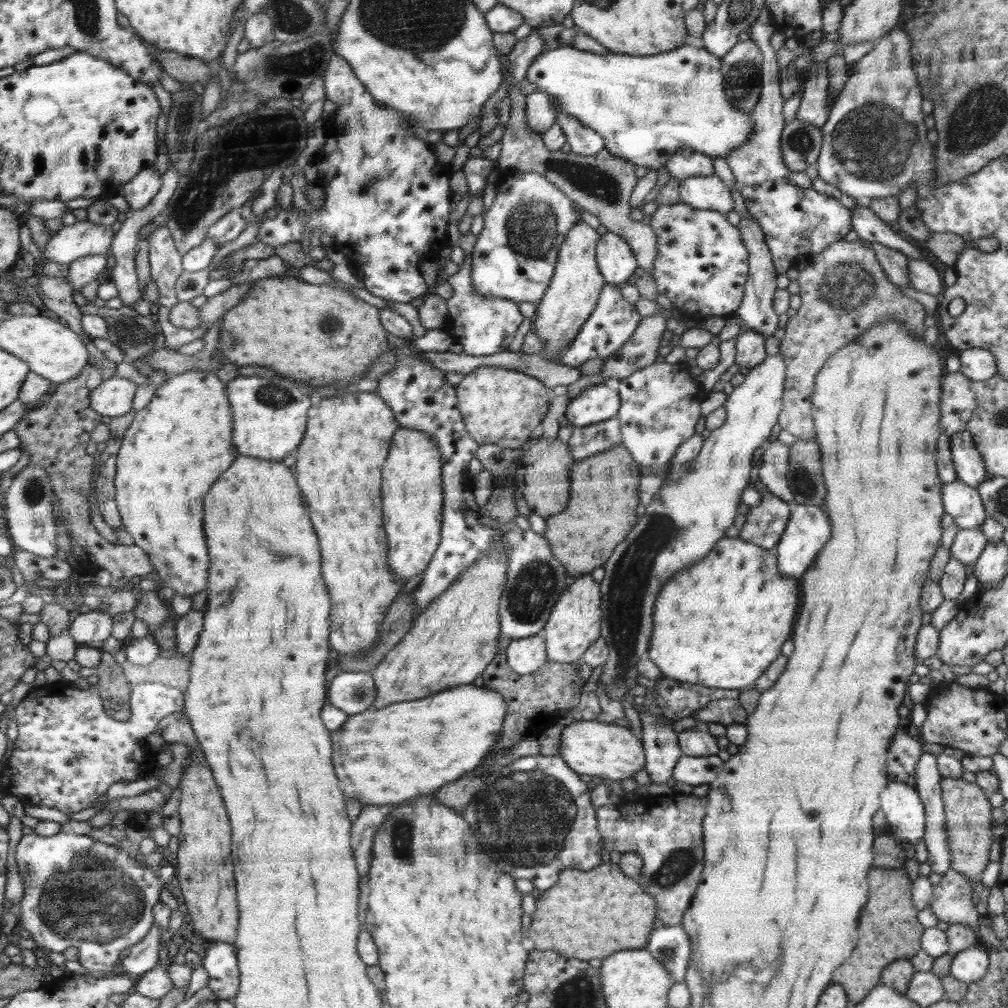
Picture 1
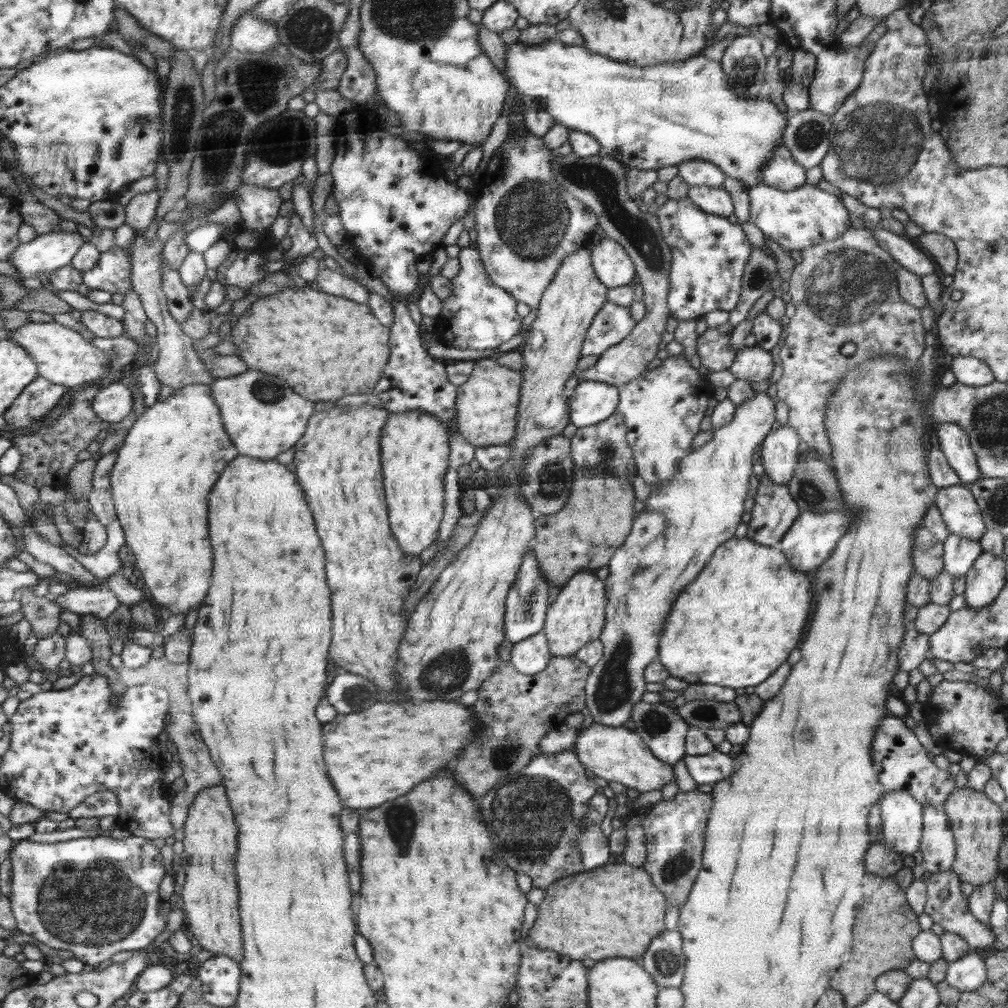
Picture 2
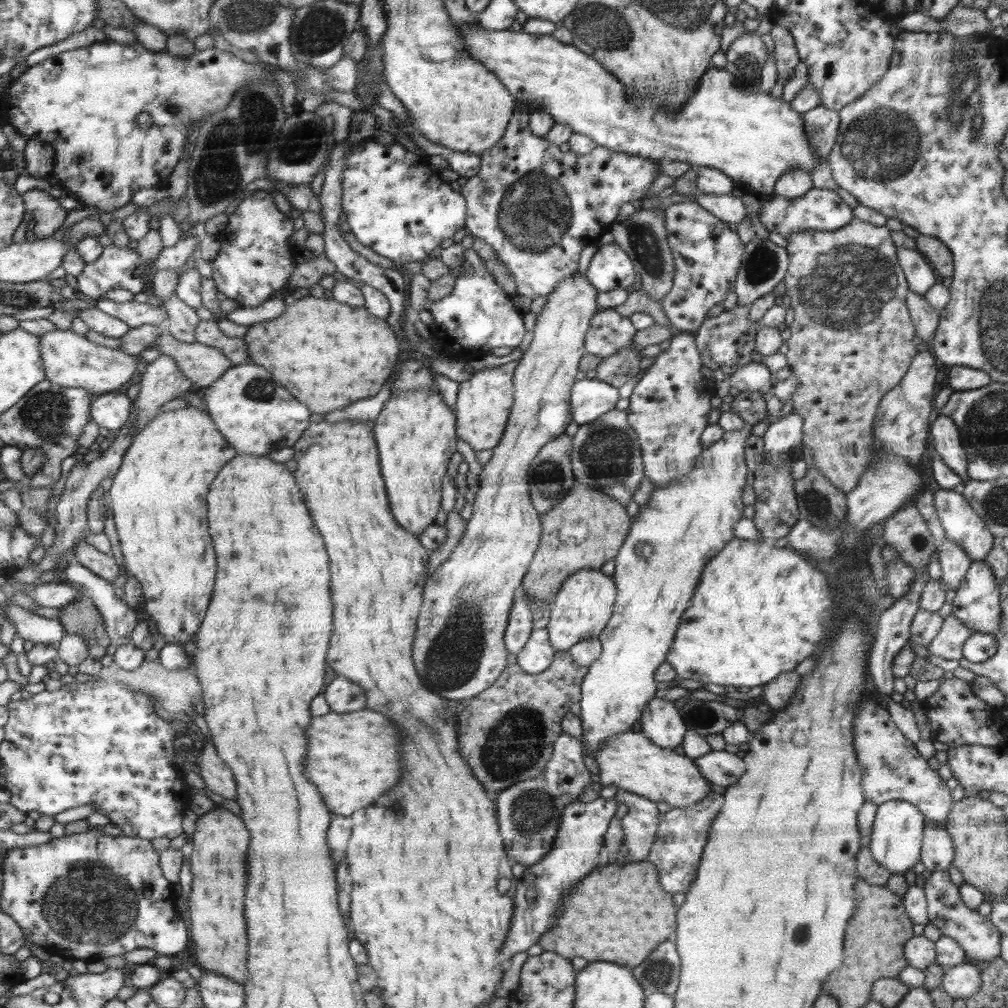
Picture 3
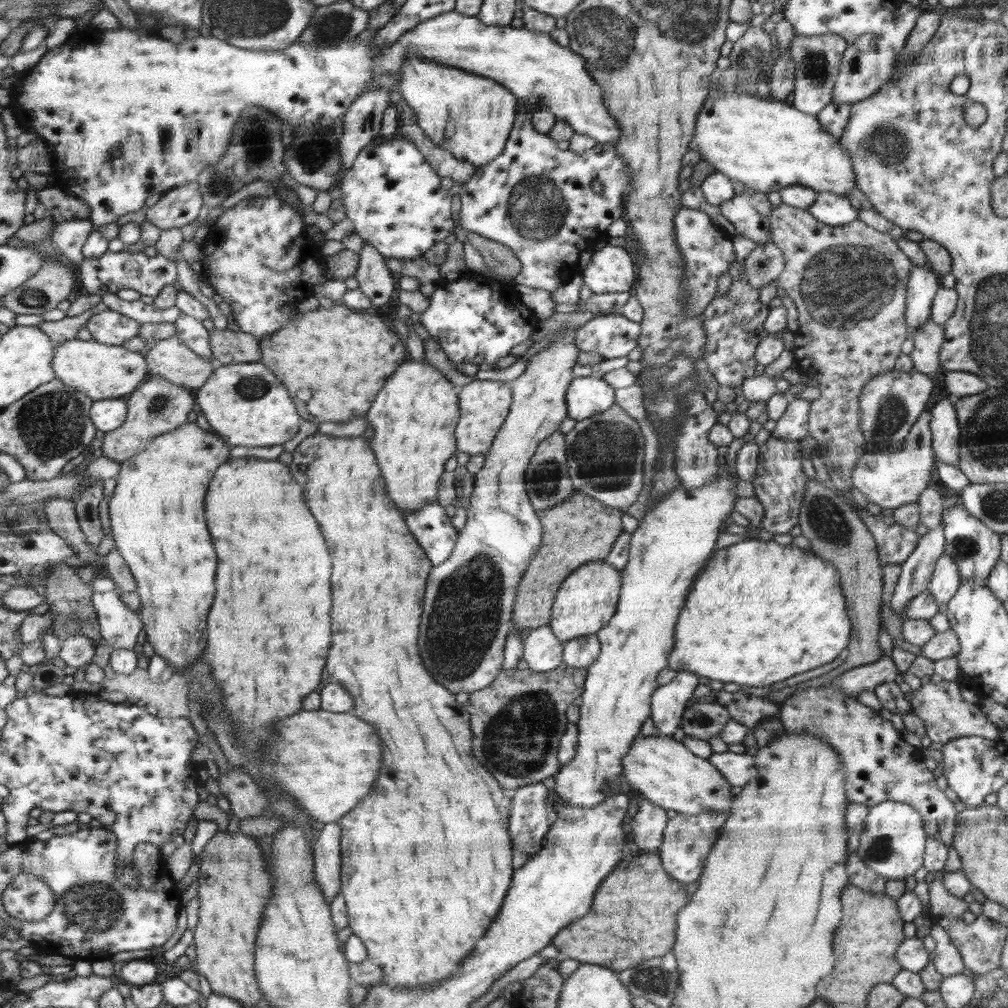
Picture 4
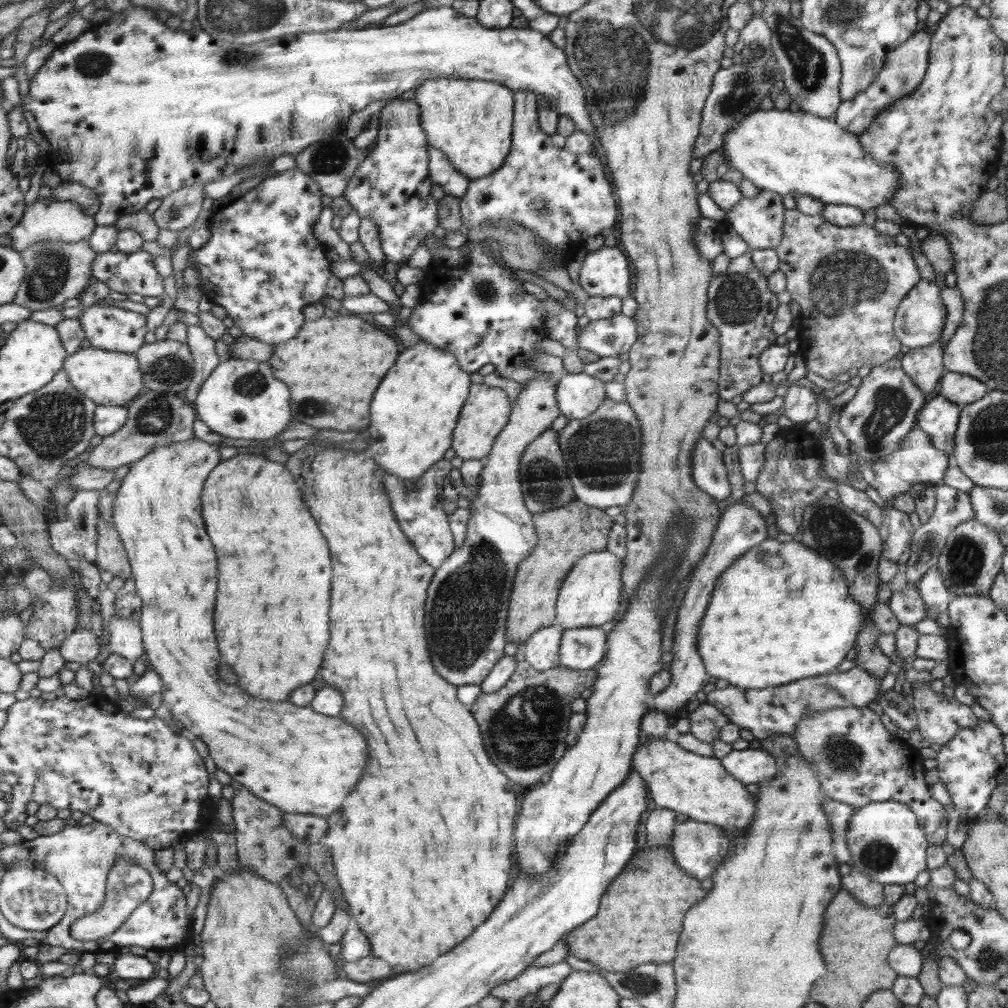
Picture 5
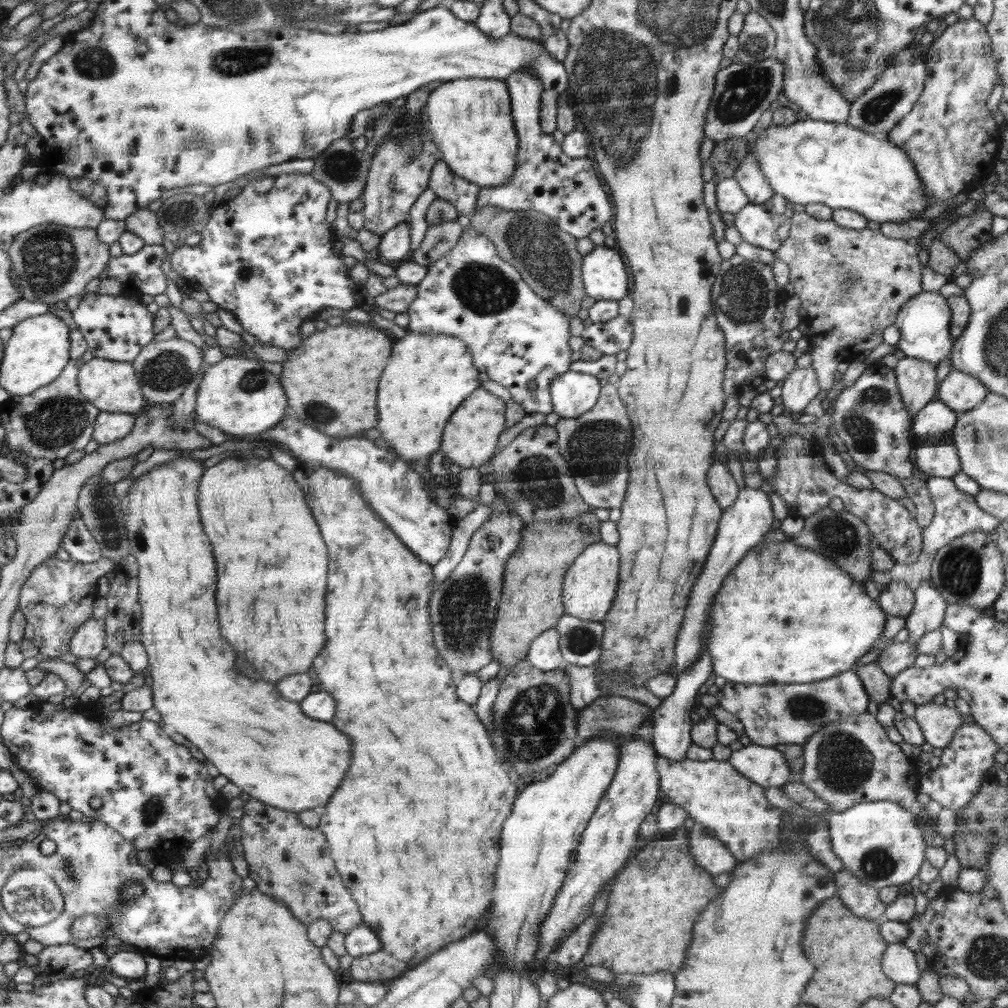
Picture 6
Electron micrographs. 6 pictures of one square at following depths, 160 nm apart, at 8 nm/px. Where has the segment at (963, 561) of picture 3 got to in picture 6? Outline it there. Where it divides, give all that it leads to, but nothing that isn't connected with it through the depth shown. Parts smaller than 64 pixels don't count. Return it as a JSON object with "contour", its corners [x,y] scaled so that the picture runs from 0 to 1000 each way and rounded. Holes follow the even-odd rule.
{"contour":[[[917,575],[914,580],[908,585],[908,598],[907,603],[903,606],[903,609],[898,613],[898,622],[902,626],[902,635],[905,639],[909,639],[909,646],[910,646],[910,639],[913,633],[917,631],[917,628],[925,626],[927,624],[931,624],[936,616],[938,611],[938,605],[939,604],[939,597],[931,589],[931,586],[924,580],[923,575]]]}

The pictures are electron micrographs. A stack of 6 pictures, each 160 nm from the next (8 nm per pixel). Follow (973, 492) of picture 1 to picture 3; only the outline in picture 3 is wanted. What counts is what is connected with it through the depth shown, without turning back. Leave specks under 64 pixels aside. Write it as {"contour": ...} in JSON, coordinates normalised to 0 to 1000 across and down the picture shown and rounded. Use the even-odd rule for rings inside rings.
{"contour":[[[934,484],[926,493],[938,535],[950,539],[963,558],[977,556],[987,533],[956,491],[946,485]]]}

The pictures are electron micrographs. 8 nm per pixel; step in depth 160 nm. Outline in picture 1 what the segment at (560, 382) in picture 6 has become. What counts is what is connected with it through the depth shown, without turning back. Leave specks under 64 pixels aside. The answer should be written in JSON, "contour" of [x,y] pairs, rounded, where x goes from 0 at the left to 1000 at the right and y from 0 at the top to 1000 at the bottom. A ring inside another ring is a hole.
{"contour":[[[597,379],[577,387],[563,402],[561,413],[570,425],[593,421],[612,413],[615,395],[613,387],[603,385],[603,380]]]}

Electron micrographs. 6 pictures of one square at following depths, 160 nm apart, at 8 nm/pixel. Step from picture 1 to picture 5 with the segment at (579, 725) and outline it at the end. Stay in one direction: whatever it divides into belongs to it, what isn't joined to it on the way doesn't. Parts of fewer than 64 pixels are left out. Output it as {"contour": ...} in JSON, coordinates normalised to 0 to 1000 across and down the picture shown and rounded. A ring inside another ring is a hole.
{"contour":[[[661,732],[649,733],[633,740],[629,752],[627,752],[626,764],[633,766],[644,778],[647,796],[653,800],[653,803],[669,804],[671,807],[683,809],[684,812],[692,815],[705,815],[716,819],[723,832],[737,829],[739,821],[743,821],[747,817],[749,796],[746,789],[740,784],[740,779],[736,775],[726,772],[726,769],[718,764],[713,752],[692,749],[679,744],[673,737],[665,736]]]}

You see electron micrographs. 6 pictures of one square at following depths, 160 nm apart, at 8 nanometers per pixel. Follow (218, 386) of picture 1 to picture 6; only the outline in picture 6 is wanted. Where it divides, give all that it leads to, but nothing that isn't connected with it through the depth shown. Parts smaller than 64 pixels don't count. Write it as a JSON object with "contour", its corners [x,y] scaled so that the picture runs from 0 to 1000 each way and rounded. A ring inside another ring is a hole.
{"contour":[[[187,452],[155,461],[128,484],[125,496],[121,500],[126,535],[128,536],[130,549],[135,553],[138,562],[138,597],[141,599],[140,638],[146,647],[147,661],[150,663],[152,701],[159,706],[162,718],[169,721],[170,725],[185,731],[190,739],[200,745],[200,748],[204,750],[208,760],[215,768],[223,770],[226,775],[234,778],[239,786],[245,786],[250,793],[295,808],[304,804],[319,803],[323,800],[323,796],[327,794],[327,790],[333,786],[337,776],[341,774],[343,764],[347,762],[347,750],[349,750],[347,732],[343,728],[337,728],[328,716],[321,716],[302,708],[301,703],[298,702],[298,697],[288,696],[288,694],[280,692],[272,679],[262,677],[262,675],[248,675],[244,671],[234,671],[234,647],[220,633],[216,617],[214,617],[214,595],[212,595],[212,589],[214,589],[214,558],[212,558],[212,552],[210,552],[210,542],[208,542],[208,538],[206,538],[206,534],[200,526],[198,514],[196,514],[197,502],[194,502],[194,488],[197,488],[196,478],[200,476],[202,467],[200,466],[200,458],[190,456],[190,453]]]}

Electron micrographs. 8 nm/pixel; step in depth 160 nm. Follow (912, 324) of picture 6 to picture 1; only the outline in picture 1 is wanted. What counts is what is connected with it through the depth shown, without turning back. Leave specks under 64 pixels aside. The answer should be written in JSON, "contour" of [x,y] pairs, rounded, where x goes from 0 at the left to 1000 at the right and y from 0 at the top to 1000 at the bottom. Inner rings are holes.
{"contour":[[[851,204],[846,207],[845,212],[846,225],[853,237],[872,240],[881,246],[892,248],[901,257],[915,257],[915,251],[910,244],[883,227],[883,223],[869,214],[869,211],[862,205]]]}

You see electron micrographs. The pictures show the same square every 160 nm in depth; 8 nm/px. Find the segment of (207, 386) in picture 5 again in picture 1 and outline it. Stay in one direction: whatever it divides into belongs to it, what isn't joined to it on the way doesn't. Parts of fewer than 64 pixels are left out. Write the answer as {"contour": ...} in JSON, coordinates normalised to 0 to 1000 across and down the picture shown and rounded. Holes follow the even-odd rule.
{"contour":[[[234,374],[225,379],[226,396],[234,417],[234,444],[242,452],[280,457],[296,444],[304,433],[304,409],[315,393],[308,395],[302,385],[292,383],[284,374]]]}

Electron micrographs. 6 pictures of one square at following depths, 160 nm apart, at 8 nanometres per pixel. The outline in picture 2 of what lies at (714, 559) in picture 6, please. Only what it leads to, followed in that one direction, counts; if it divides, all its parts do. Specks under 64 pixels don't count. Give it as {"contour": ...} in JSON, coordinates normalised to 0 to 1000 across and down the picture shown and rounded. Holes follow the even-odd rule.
{"contour":[[[632,696],[627,706],[627,716],[630,718],[631,728],[659,758],[668,760],[680,751],[680,733],[683,717],[676,713],[671,703],[666,703],[659,696],[641,697]]]}

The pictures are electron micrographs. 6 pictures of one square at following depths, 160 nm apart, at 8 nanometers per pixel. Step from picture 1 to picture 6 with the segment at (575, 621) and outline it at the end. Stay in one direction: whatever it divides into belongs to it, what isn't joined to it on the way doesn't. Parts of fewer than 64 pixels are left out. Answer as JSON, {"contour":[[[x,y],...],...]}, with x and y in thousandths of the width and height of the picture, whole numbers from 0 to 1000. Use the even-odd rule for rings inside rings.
{"contour":[[[592,538],[582,542],[560,572],[558,596],[561,609],[577,615],[597,617],[611,591],[614,563],[614,546],[611,541]]]}

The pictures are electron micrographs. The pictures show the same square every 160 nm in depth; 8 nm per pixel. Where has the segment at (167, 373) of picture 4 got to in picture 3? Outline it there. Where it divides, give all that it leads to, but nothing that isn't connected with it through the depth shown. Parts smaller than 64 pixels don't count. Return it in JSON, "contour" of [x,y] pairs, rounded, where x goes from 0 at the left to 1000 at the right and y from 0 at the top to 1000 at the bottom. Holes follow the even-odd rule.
{"contour":[[[164,328],[151,341],[159,347],[159,351],[170,353],[177,362],[178,368],[192,381],[192,385],[208,383],[215,375],[218,375],[229,363],[229,359],[222,353],[219,347],[204,343],[197,339],[185,340],[173,335]]]}

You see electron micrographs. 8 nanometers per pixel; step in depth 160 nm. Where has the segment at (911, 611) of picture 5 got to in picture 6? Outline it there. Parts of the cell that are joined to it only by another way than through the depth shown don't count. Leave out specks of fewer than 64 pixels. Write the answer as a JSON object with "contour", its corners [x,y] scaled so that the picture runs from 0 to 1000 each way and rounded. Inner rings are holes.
{"contour":[[[887,575],[880,579],[879,583],[873,582],[871,596],[875,605],[886,612],[897,612],[903,609],[907,603],[908,586],[901,583],[899,577]]]}

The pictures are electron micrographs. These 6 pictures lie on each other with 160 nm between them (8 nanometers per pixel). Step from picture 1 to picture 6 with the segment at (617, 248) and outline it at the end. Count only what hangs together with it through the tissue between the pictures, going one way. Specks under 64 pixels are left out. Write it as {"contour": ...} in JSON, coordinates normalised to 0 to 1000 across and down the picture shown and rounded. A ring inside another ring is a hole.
{"contour":[[[590,244],[579,254],[579,292],[593,298],[613,299],[623,292],[623,272],[615,252],[603,244]]]}

